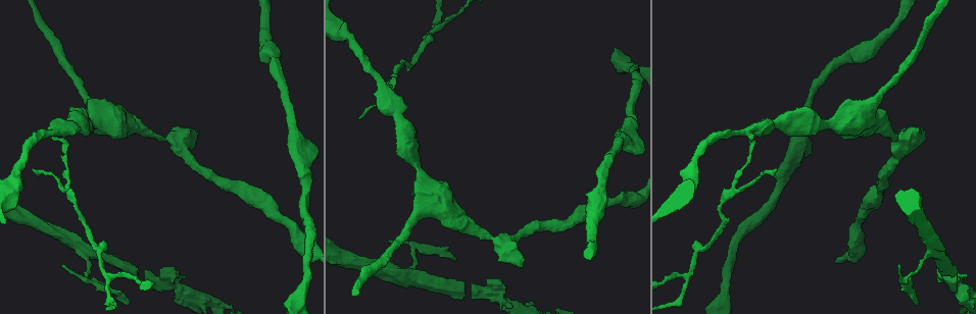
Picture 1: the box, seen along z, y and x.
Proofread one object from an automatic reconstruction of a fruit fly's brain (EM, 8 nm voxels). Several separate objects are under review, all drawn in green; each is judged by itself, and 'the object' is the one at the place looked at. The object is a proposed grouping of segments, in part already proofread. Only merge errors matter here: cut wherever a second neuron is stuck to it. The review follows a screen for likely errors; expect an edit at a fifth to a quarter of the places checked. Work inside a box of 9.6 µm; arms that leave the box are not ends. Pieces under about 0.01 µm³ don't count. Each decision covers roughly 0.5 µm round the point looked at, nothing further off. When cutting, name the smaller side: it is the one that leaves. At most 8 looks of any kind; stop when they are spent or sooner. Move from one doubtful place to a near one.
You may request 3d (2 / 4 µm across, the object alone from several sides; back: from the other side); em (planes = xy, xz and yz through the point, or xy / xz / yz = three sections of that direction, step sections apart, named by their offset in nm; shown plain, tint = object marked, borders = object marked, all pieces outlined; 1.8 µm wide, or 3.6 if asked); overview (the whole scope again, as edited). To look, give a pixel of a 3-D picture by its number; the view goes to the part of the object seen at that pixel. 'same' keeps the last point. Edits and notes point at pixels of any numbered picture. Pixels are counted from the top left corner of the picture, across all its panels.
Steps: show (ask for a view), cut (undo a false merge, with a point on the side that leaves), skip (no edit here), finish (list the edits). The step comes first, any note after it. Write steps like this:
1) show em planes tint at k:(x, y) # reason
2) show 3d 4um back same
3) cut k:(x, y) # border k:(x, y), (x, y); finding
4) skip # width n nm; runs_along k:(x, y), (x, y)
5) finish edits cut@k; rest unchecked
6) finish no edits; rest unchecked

show 3d 2um at 1:(303, 288) # calibre changes

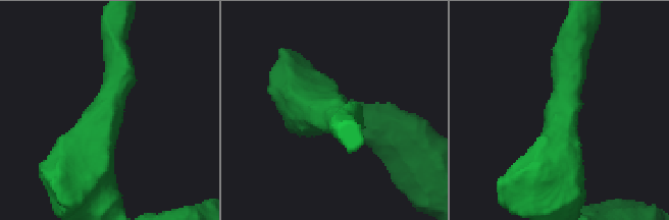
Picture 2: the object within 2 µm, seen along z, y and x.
show em 3.6um xy step 8 tint at 2:(565, 111) # arm_widths 240, 550 nm; shape alone is not enough

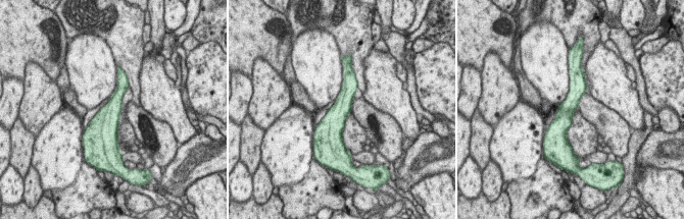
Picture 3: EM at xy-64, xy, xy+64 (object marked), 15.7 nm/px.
show em 3.6um planes tint same

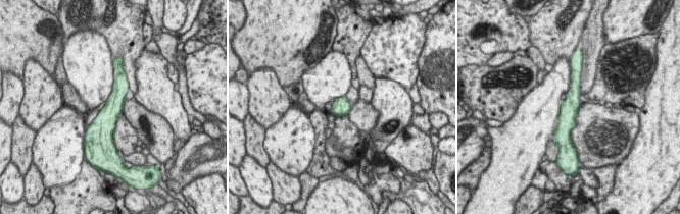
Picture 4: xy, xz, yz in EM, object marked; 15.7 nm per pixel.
skip # runs_along 4:(577, 78), (565, 136); one neuron here

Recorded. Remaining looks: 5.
show 3d 2um at 1:(63, 128) # branch point

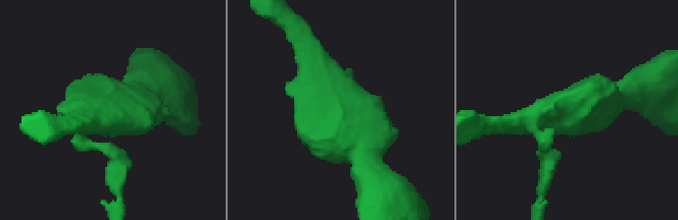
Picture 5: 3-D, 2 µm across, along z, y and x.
show em planes borders at 5:(111, 115) # shape alone is not enough

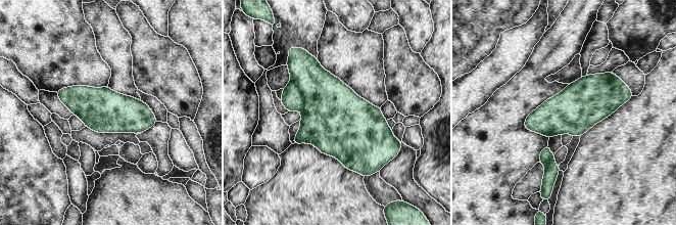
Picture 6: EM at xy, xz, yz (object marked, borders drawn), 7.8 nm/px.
cut 6:(292, 100) # border 6:(291, 80), (302, 98), (300, 110); a second neuron is stuck on

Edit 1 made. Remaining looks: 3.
show 3d 2um at 1:(91, 282) # sharp bend

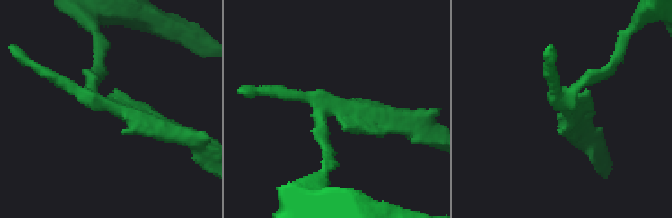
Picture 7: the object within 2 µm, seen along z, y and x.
show em planes tint at 7:(106, 104) # shape alone is not enough

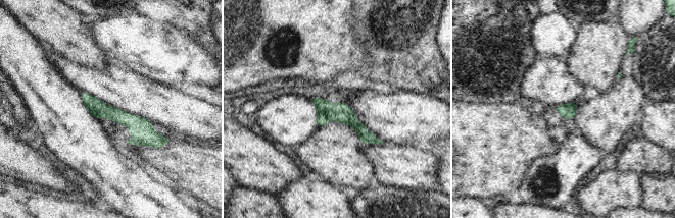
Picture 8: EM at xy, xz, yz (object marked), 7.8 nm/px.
skip # all the same neuron

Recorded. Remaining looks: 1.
finish edits cut@6; rest unchecked

